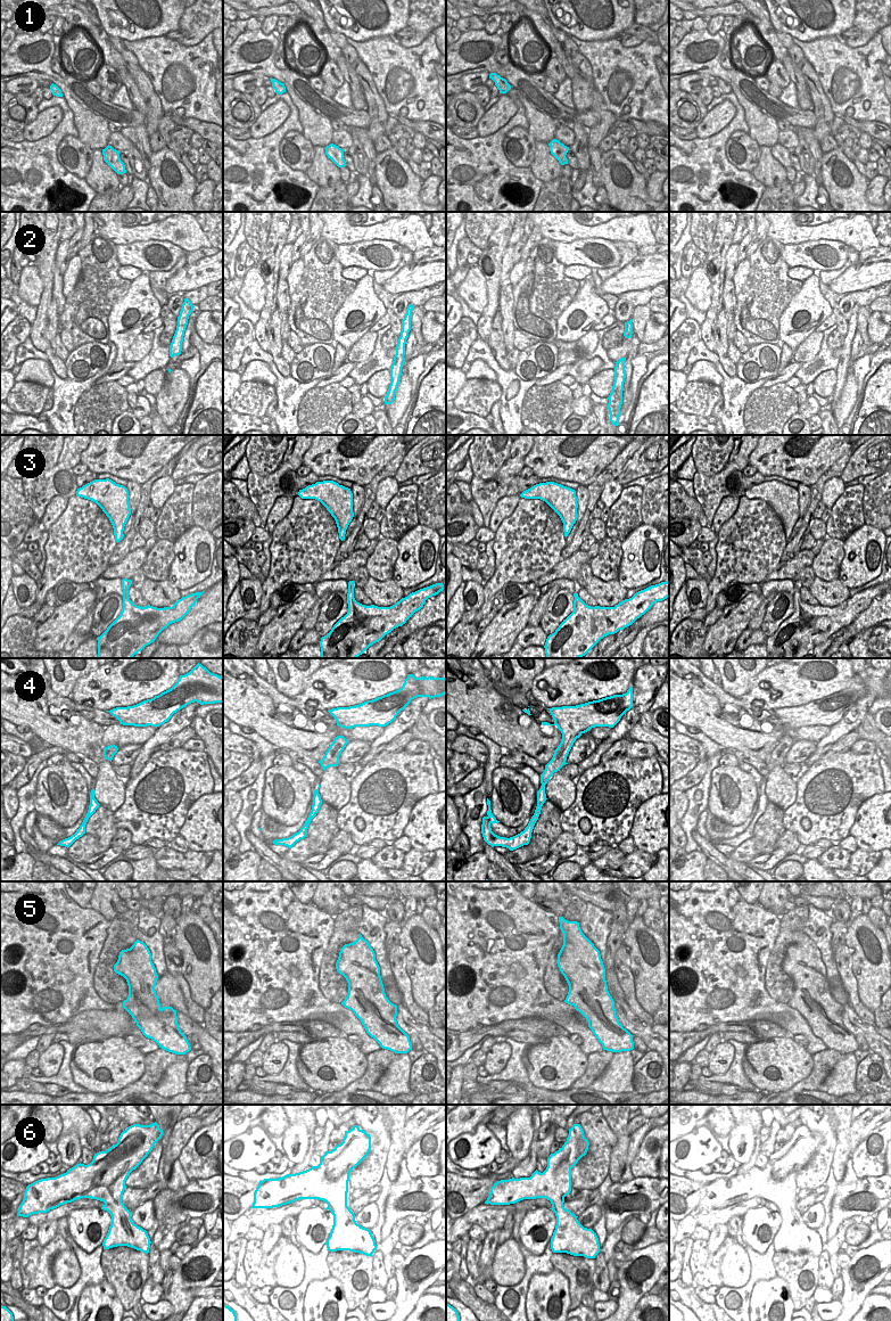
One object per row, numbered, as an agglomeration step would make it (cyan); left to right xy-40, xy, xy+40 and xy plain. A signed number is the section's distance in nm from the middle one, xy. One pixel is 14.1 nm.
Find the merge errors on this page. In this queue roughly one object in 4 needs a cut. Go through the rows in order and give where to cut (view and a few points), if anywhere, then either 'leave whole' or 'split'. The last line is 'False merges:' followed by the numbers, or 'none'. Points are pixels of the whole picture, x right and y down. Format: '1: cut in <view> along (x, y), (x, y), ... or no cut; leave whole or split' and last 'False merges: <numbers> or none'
1: no cut; leave whole
2: no cut; leave whole
3: no cut; leave whole
4: cut in xy+40 along (562, 736), (568, 743), (572, 744); split
5: no cut; leave whole
6: no cut; leave whole
False merges: 4

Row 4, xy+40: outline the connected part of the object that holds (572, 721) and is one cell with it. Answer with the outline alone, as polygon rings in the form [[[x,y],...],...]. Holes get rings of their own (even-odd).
[[[633,684],[622,695],[613,695],[599,700],[588,701],[576,706],[562,706],[547,708],[554,720],[553,724],[542,722],[543,725],[556,725],[564,741],[574,744],[577,738],[595,727],[613,728],[621,716],[633,707]]]

